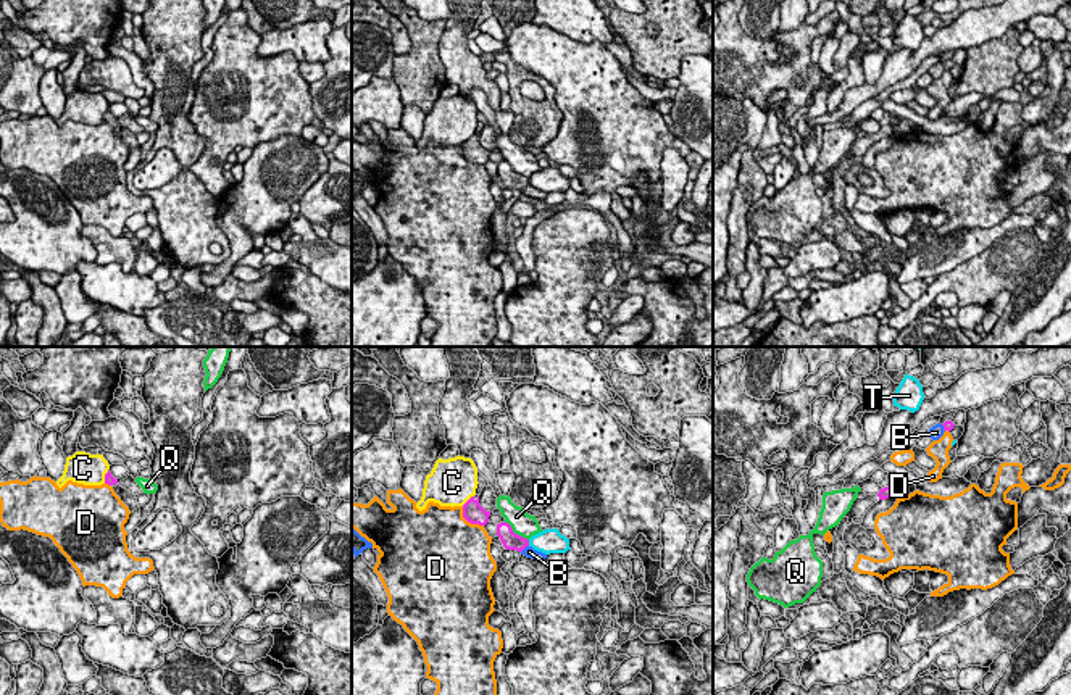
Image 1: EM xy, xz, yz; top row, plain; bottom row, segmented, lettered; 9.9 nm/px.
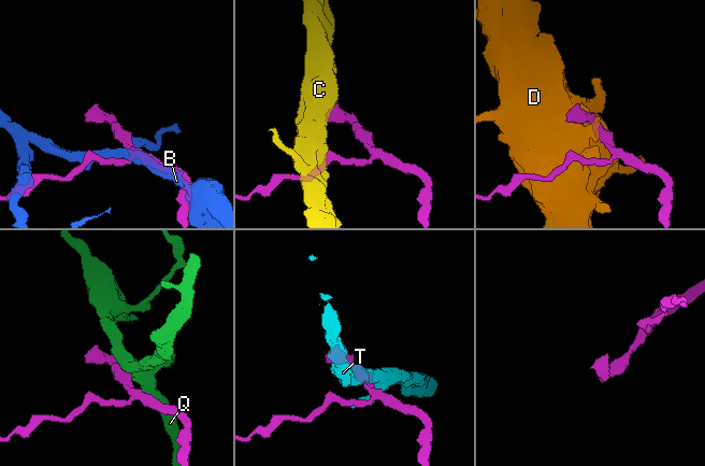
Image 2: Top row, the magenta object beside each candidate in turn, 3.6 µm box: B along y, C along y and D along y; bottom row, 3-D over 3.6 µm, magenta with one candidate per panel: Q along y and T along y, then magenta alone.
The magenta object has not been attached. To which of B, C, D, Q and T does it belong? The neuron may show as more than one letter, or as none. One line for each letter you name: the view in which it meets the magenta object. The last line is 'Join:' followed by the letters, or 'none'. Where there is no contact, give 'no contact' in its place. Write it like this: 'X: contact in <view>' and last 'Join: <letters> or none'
Join: none

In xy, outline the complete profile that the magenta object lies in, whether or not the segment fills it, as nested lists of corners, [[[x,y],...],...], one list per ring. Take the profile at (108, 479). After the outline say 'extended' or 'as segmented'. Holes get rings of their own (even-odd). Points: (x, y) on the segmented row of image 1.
[[[108,469],[108,472],[105,474],[105,484],[111,485],[115,493],[121,498],[121,501],[129,508],[129,511],[132,513],[134,510],[139,508],[137,498],[134,493],[131,493],[129,490],[123,489],[118,484],[118,479],[115,479]]]; extended

